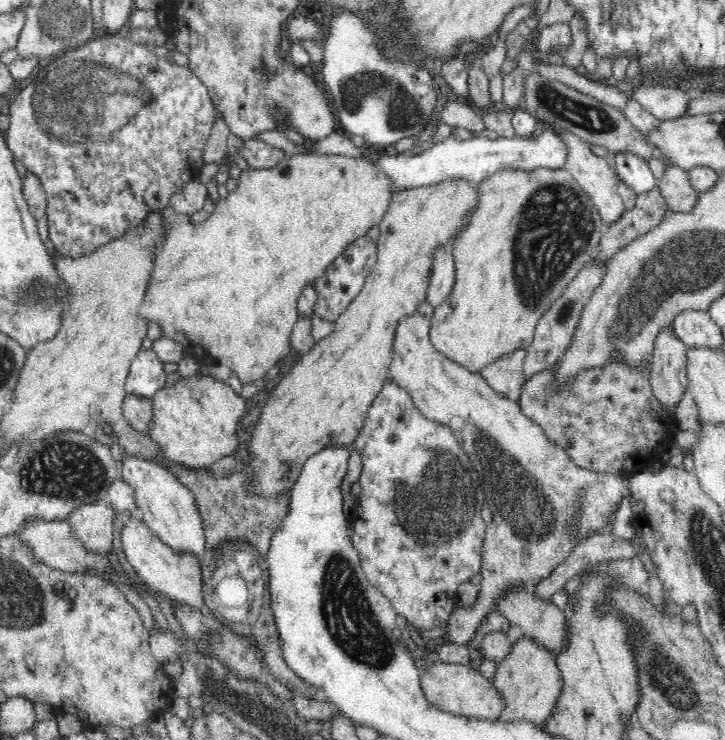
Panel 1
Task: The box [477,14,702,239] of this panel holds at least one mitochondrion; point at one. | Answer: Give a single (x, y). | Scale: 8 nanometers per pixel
(592, 119)

